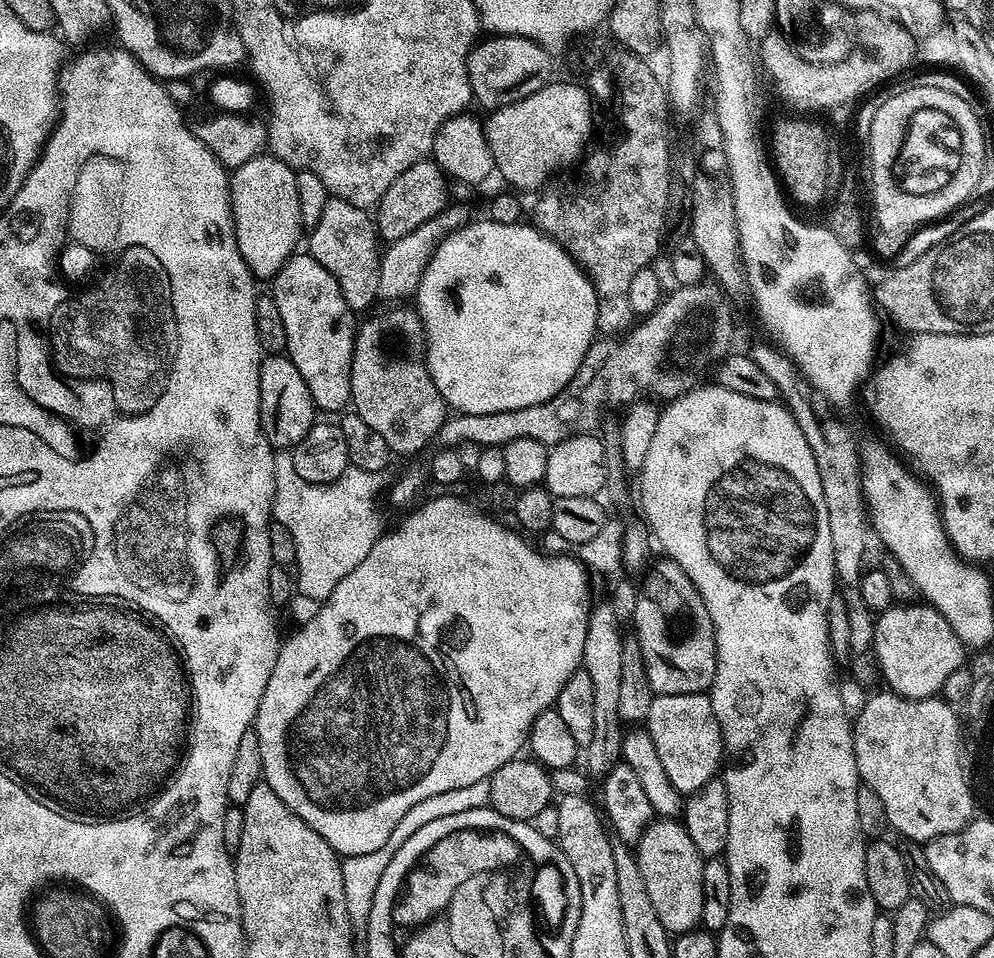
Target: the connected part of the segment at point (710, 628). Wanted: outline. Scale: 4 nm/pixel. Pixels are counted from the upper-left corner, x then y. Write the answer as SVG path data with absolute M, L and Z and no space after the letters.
M660 558L655 564L656 561L643 577L643 594L637 598L637 609L632 620L634 634L642 650L642 662L646 662L646 678L650 678L652 691L658 696L707 693L716 673L716 635L714 622L710 622L710 610L706 610L706 602L702 602L694 582L690 582L682 566L667 558Z

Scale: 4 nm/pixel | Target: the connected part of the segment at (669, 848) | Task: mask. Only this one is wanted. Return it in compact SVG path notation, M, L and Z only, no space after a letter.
M672 818L657 819L634 845L634 853L651 905L665 930L669 934L697 931L701 927L704 901L702 870L705 857L700 856L698 846L690 842L690 834L686 834L683 823Z

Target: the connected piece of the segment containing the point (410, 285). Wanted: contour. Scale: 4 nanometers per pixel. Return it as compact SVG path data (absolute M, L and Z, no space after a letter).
M460 202L449 203L448 207L441 210L437 216L430 218L430 222L422 222L422 226L418 226L418 230L410 230L410 234L406 234L406 238L393 240L383 249L378 270L378 294L381 301L408 302L415 297L418 286L422 282L424 267L430 262L430 258L441 240L448 233L456 232L469 223L470 216L463 207L465 205Z

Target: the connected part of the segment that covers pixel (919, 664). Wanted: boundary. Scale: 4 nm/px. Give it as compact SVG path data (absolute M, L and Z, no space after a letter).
M927 602L900 604L888 608L875 617L873 644L871 651L880 663L880 672L889 689L906 697L908 700L930 700L937 694L943 693L946 678L954 674L954 670L965 667L964 652L966 645L954 634L950 622L936 608Z

